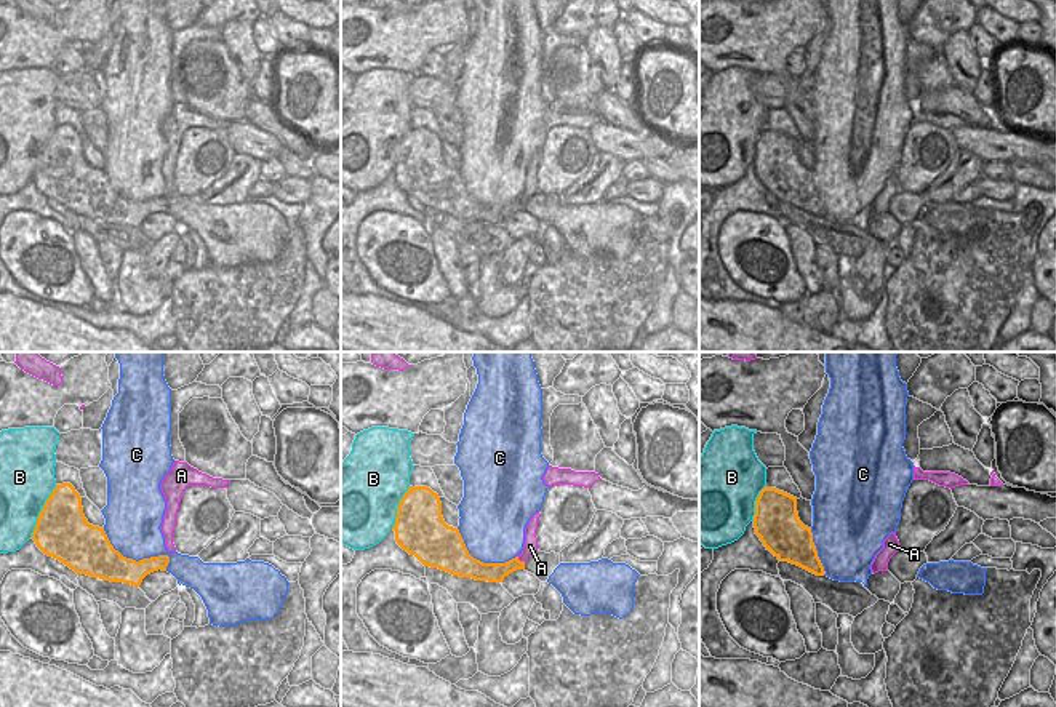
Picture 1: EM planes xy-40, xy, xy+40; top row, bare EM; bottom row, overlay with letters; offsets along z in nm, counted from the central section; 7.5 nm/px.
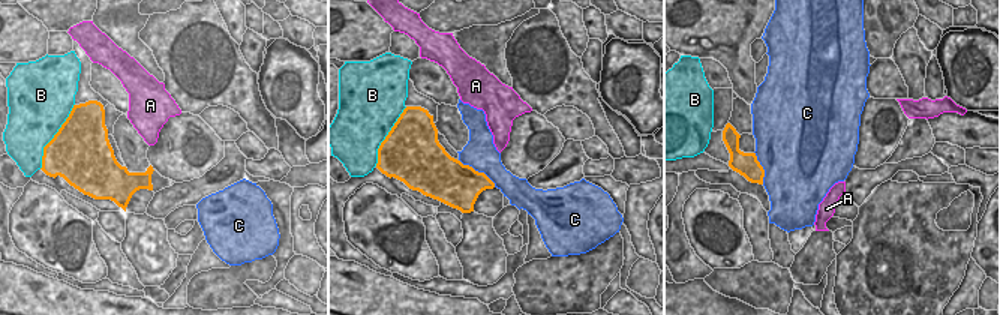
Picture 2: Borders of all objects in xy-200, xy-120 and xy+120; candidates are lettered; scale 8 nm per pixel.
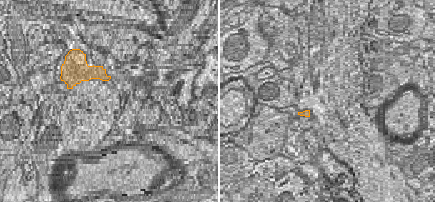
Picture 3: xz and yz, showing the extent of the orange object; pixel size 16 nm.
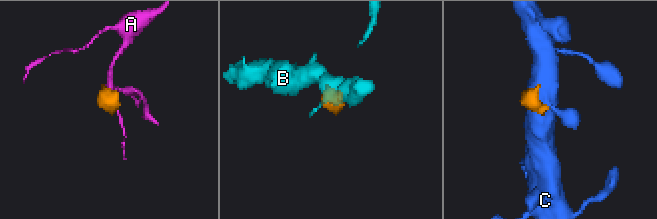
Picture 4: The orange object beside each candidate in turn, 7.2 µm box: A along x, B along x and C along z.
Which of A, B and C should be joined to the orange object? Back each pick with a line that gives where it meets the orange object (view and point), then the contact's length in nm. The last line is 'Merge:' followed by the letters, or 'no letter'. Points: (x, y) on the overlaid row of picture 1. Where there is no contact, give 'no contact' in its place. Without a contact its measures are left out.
Merge: no letter

